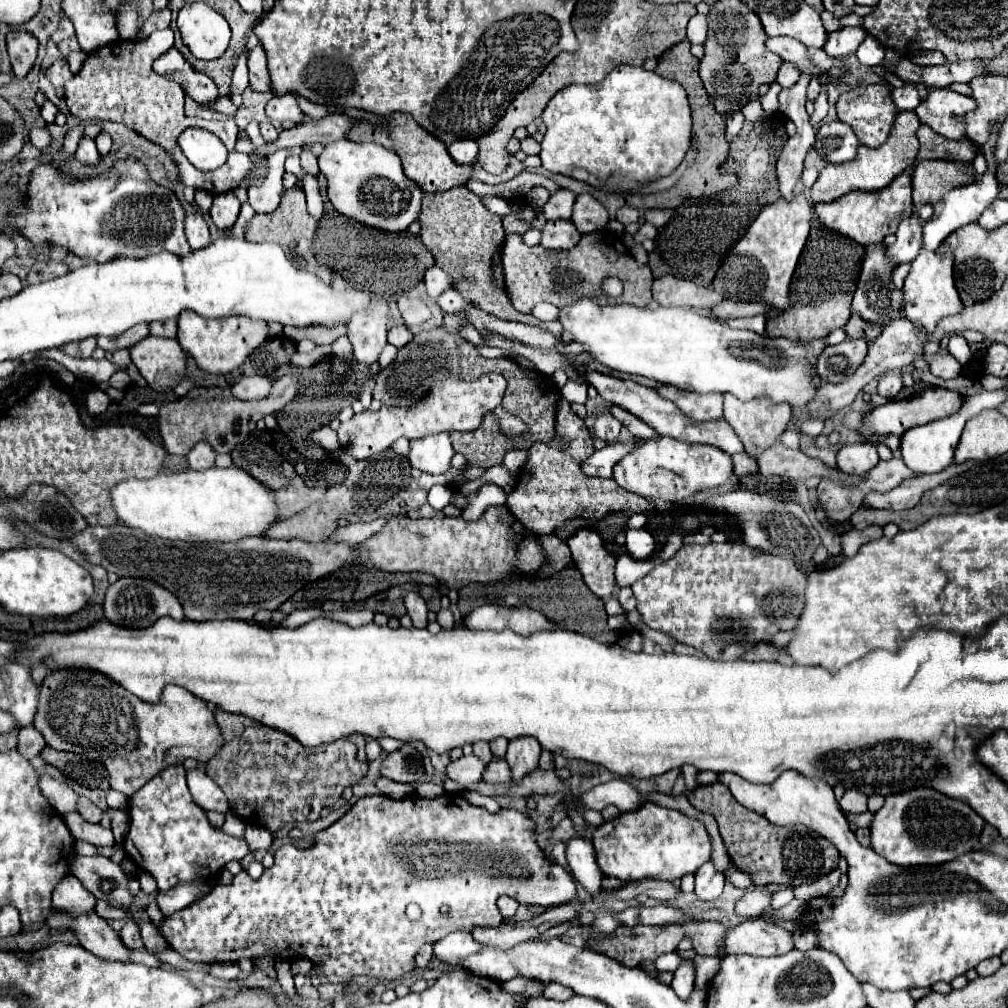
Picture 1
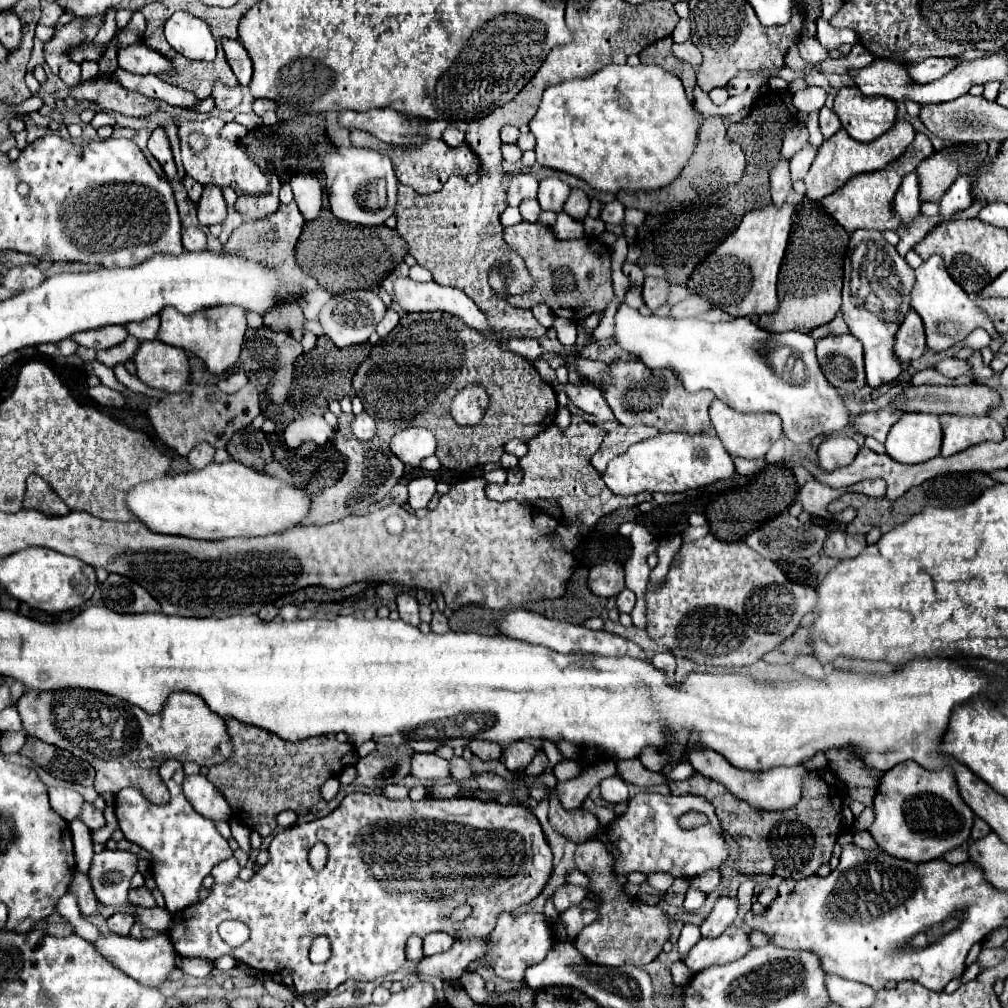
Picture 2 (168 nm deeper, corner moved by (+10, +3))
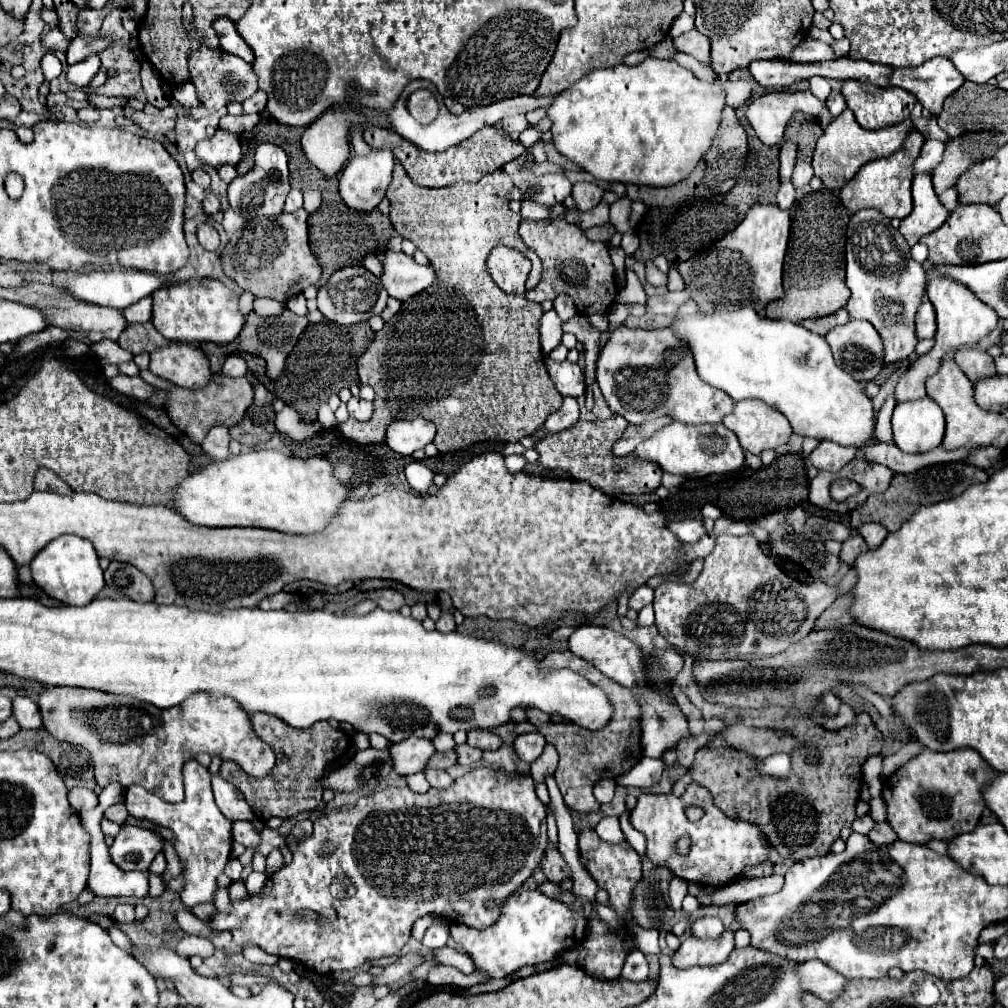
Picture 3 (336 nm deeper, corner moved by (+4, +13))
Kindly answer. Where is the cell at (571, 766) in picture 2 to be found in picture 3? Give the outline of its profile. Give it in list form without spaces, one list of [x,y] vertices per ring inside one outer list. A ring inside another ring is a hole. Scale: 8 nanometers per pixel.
[[[527,732],[527,734],[521,734],[515,738],[515,744],[513,744],[517,756],[523,760],[523,762],[533,762],[541,756],[543,748],[545,748],[545,738],[543,734],[539,732]]]

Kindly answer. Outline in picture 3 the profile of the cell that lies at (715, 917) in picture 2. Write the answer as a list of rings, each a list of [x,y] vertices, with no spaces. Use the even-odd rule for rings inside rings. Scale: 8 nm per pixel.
[[[699,918],[691,924],[691,936],[705,940],[705,938],[717,938],[723,932],[723,922],[719,918]]]

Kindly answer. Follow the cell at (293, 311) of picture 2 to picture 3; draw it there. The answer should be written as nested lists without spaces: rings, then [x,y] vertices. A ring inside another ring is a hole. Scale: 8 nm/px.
[[[255,298],[253,300],[253,312],[259,316],[277,316],[283,312],[283,304],[269,300],[269,298]]]

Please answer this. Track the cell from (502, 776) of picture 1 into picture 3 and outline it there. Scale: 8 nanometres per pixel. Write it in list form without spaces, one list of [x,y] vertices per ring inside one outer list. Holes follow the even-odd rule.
[[[455,750],[451,752],[435,752],[429,758],[429,764],[425,768],[437,768],[437,770],[447,770],[455,764]]]

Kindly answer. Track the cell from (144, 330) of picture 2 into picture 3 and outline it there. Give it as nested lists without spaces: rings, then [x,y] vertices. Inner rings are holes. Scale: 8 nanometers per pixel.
[[[147,296],[145,300],[139,300],[137,304],[125,308],[123,316],[127,318],[127,322],[149,322],[151,312],[153,312],[153,304],[151,304],[151,296]]]

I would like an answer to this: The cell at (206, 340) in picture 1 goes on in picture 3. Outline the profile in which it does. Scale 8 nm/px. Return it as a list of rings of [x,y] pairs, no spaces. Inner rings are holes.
[[[189,278],[185,282],[169,284],[169,288],[159,288],[153,292],[153,326],[169,340],[177,342],[233,342],[243,324],[245,316],[237,308],[237,294],[225,284],[213,278]]]

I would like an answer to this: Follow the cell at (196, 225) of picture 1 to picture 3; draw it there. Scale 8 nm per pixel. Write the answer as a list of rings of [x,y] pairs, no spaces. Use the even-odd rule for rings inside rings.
[[[205,222],[197,228],[197,238],[205,250],[217,250],[219,248],[219,234],[209,222]]]

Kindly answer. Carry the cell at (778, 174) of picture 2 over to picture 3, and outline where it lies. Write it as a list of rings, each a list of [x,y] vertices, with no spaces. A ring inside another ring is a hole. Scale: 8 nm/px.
[[[789,180],[789,182],[783,182],[779,192],[777,192],[777,206],[787,210],[787,208],[793,206],[793,202],[795,202],[795,188],[793,188],[793,184]]]

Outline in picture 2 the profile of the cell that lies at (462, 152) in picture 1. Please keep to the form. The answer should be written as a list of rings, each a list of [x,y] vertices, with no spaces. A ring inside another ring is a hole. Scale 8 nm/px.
[[[447,128],[447,130],[443,132],[443,142],[445,142],[447,146],[451,146],[451,148],[461,146],[463,140],[465,140],[465,134],[463,134],[461,130],[457,130],[457,128]]]

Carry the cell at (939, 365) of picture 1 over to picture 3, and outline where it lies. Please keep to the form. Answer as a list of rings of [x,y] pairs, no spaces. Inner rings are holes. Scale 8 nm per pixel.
[[[961,348],[955,352],[953,360],[957,362],[957,366],[965,372],[965,376],[971,382],[979,382],[983,378],[997,374],[993,356],[989,356],[987,352],[979,350],[979,348]]]

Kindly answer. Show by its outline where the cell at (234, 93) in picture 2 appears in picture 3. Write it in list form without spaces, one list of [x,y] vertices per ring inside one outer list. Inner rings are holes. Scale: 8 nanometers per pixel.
[[[201,44],[201,48],[193,50],[189,54],[189,72],[191,72],[191,82],[195,84],[201,106],[211,112],[231,102],[245,102],[257,92],[257,74],[253,66],[241,60],[239,56],[225,54],[221,48],[211,50],[205,44]]]

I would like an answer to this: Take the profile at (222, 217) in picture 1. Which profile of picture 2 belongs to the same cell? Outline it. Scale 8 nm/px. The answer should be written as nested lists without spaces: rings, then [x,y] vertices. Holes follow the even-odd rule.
[[[205,186],[201,200],[197,202],[199,222],[205,226],[221,224],[227,216],[227,204],[219,186]]]

